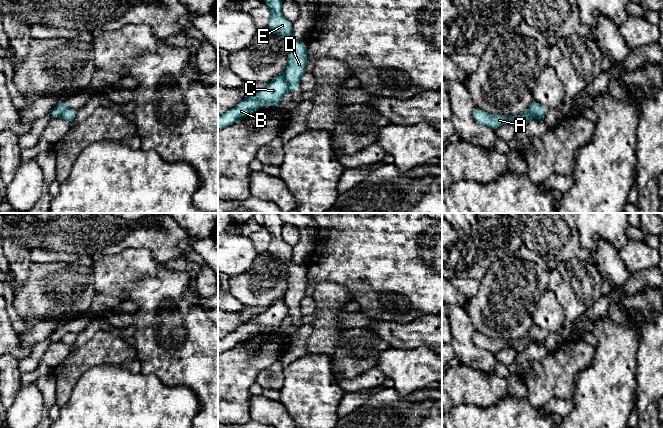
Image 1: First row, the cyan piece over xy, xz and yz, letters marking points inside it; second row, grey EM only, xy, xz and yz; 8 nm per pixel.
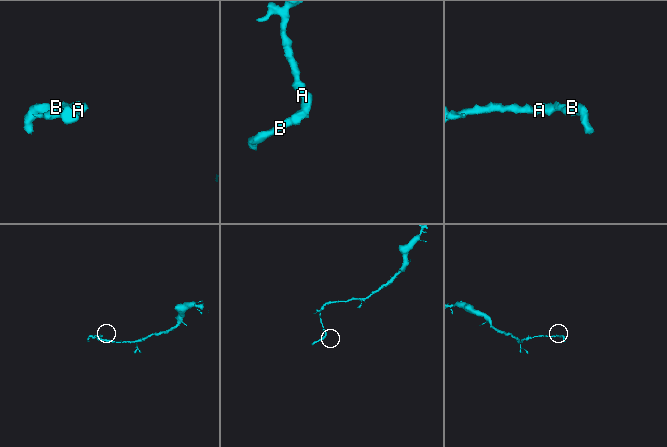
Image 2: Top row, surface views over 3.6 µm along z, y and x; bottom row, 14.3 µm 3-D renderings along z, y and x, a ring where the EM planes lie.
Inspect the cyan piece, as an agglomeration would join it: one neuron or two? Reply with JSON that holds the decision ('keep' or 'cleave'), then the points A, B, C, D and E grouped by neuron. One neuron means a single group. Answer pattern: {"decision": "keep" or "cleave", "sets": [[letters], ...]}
{"decision": "cleave", "sets": [["A", "D", "E"], ["B", "C"]]}

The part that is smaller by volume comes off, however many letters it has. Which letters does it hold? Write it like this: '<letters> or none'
B, C

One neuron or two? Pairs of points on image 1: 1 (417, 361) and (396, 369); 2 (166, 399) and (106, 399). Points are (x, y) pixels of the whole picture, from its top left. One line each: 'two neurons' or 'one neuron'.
1: one neuron
2: one neuron

